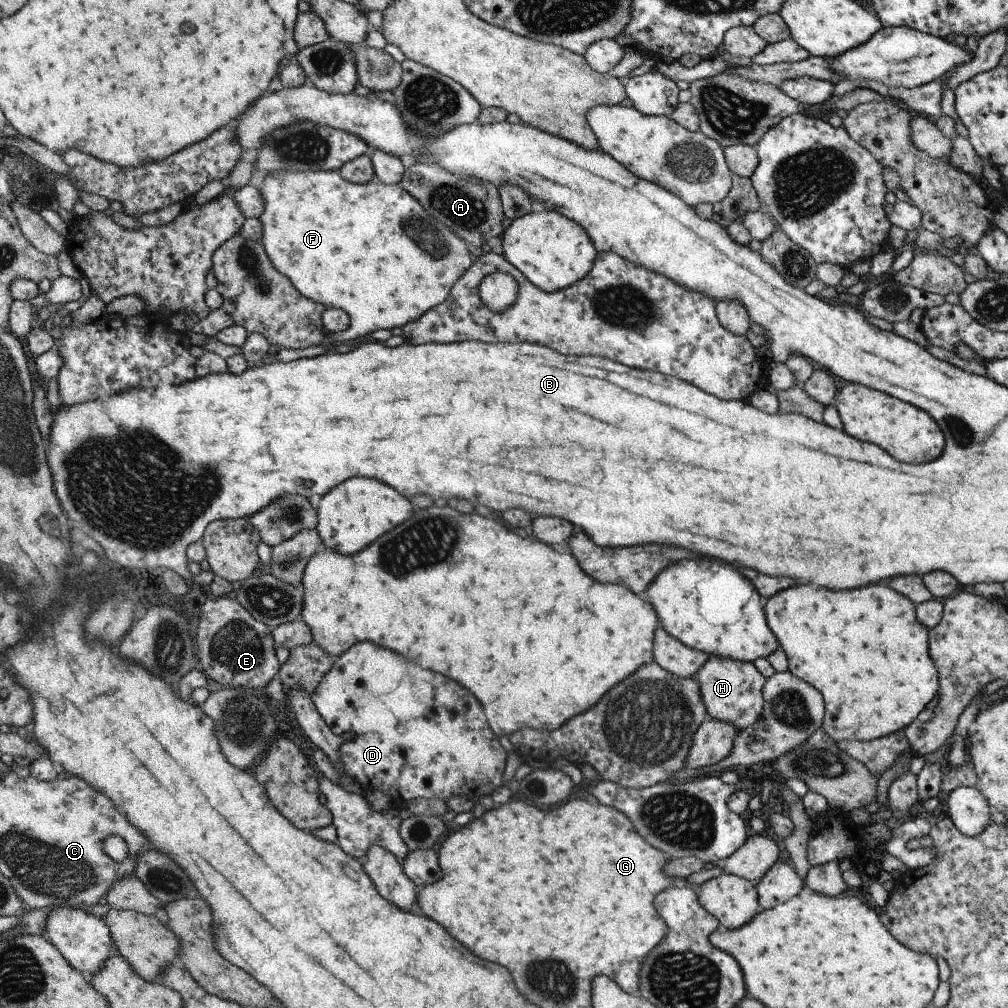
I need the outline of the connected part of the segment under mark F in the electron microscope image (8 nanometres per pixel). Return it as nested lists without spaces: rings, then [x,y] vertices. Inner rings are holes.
[[[304,171],[304,172],[275,172],[263,176],[260,180],[256,180],[262,192],[264,200],[264,210],[259,217],[262,223],[262,244],[267,252],[268,258],[275,264],[276,269],[288,274],[287,278],[291,280],[292,286],[296,288],[303,296],[311,299],[313,302],[328,306],[330,308],[342,308],[348,312],[348,316],[352,318],[352,324],[344,332],[329,333],[328,342],[336,344],[336,342],[352,342],[360,336],[366,336],[374,330],[380,328],[388,328],[392,331],[394,328],[402,328],[421,318],[420,314],[424,315],[428,310],[435,308],[442,302],[445,302],[452,291],[452,286],[466,273],[466,270],[472,266],[474,257],[468,249],[468,244],[457,236],[452,230],[449,230],[444,224],[436,221],[424,212],[424,208],[413,198],[406,190],[403,190],[399,185],[386,185],[377,178],[367,184],[355,184],[347,182],[338,171]]]

